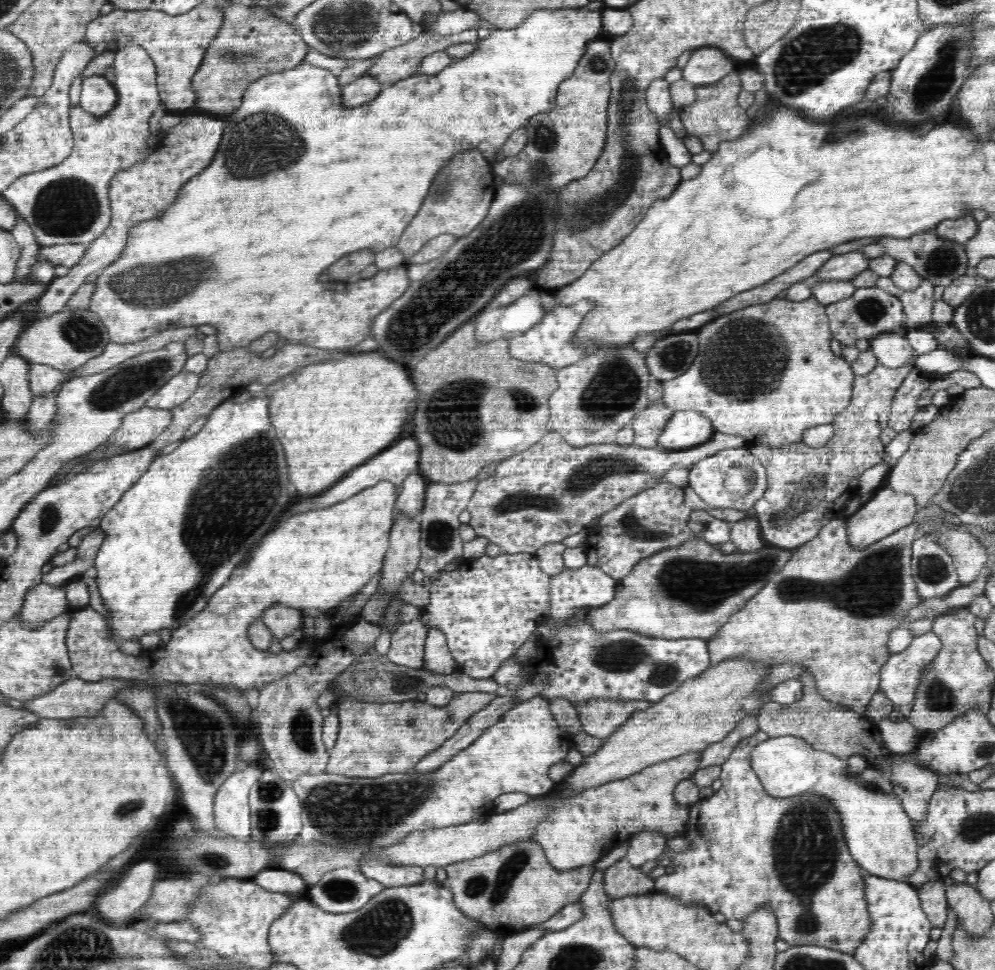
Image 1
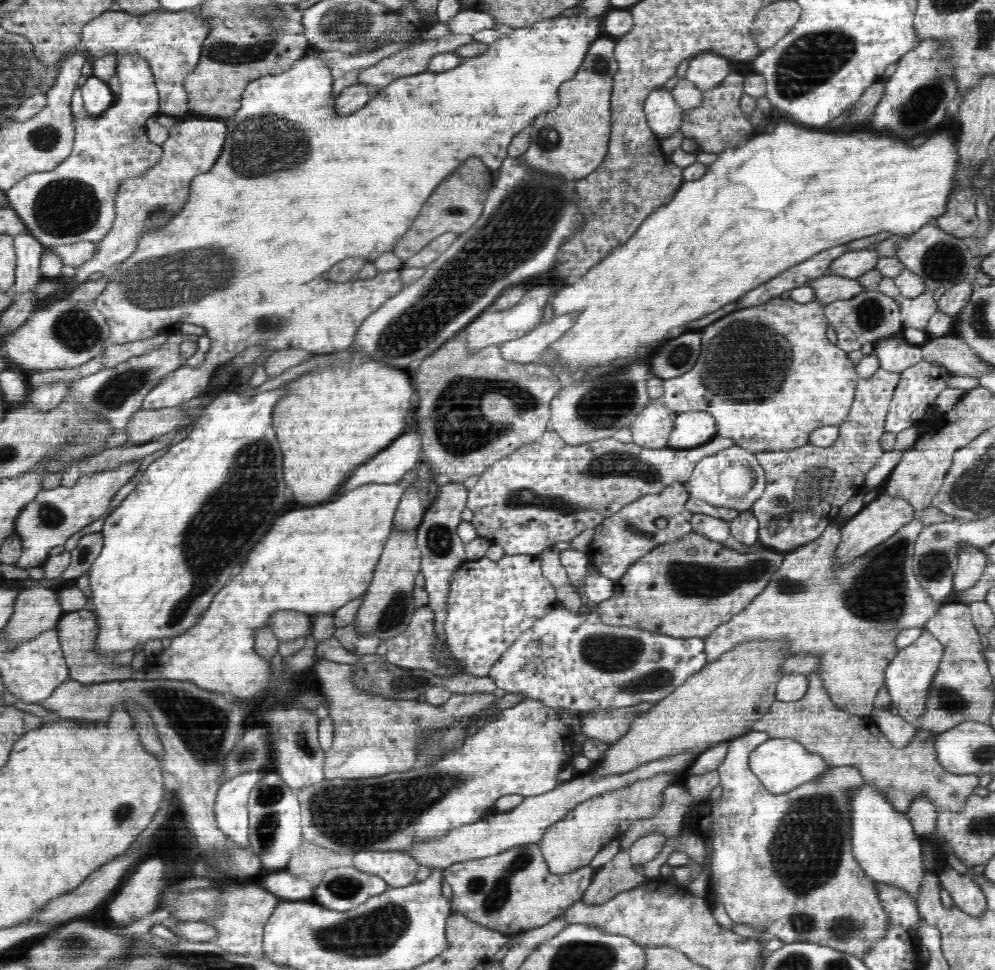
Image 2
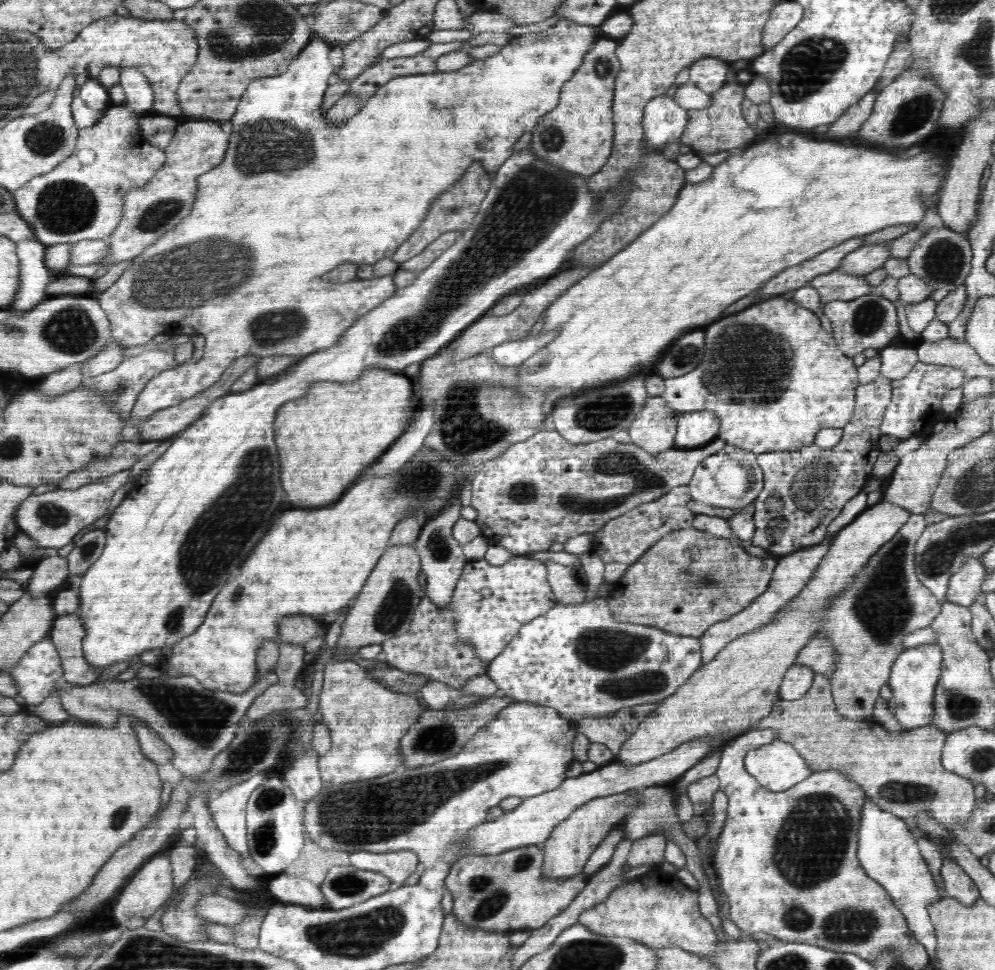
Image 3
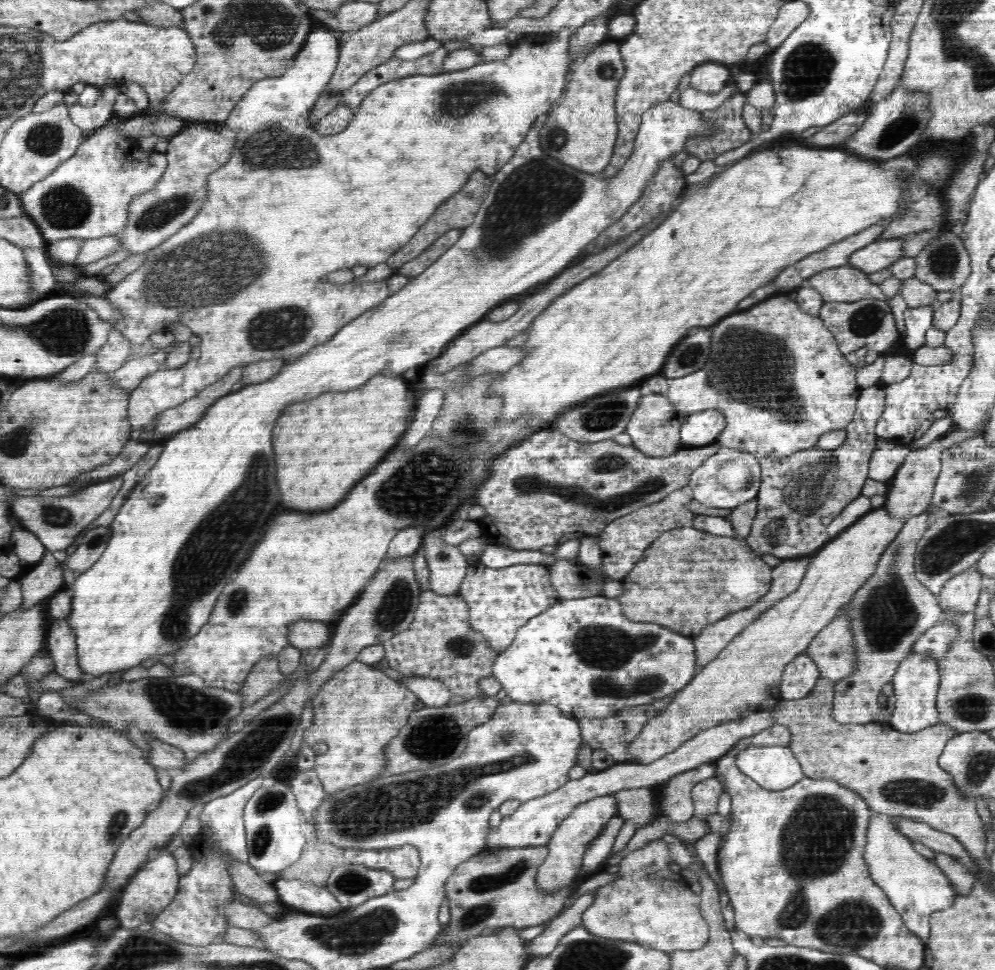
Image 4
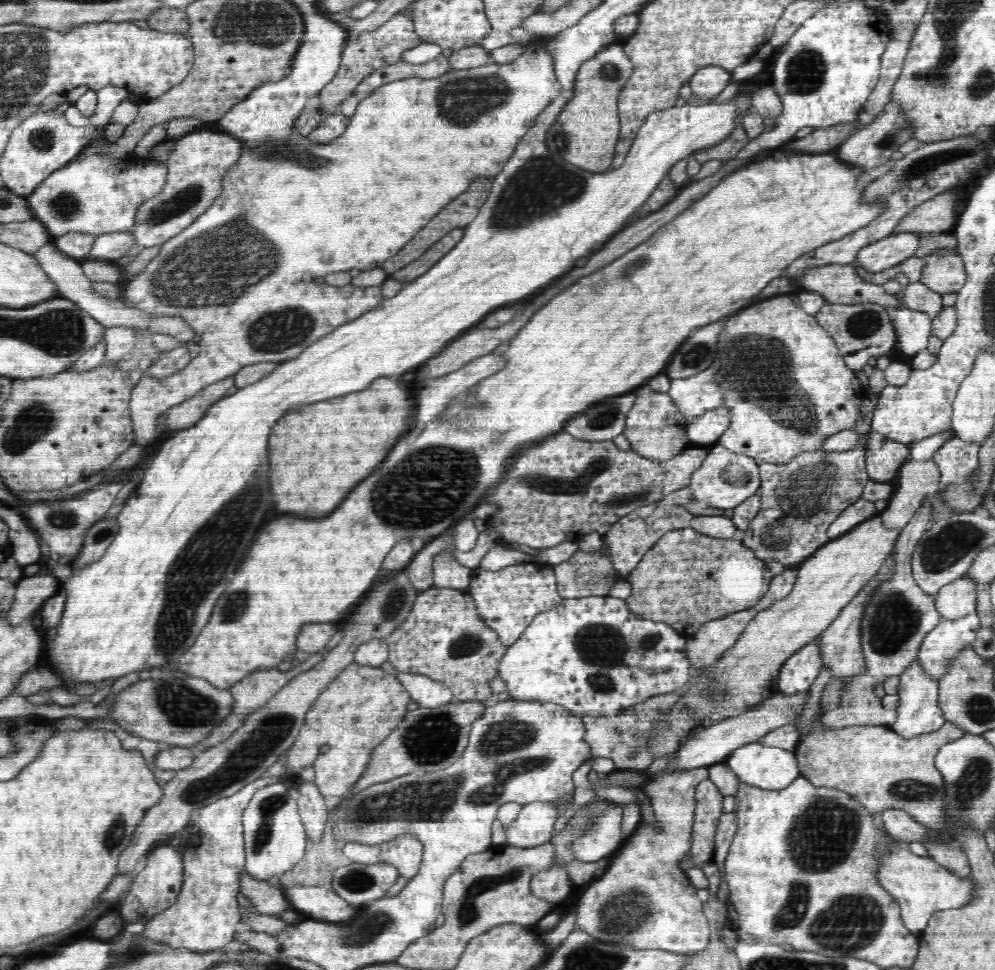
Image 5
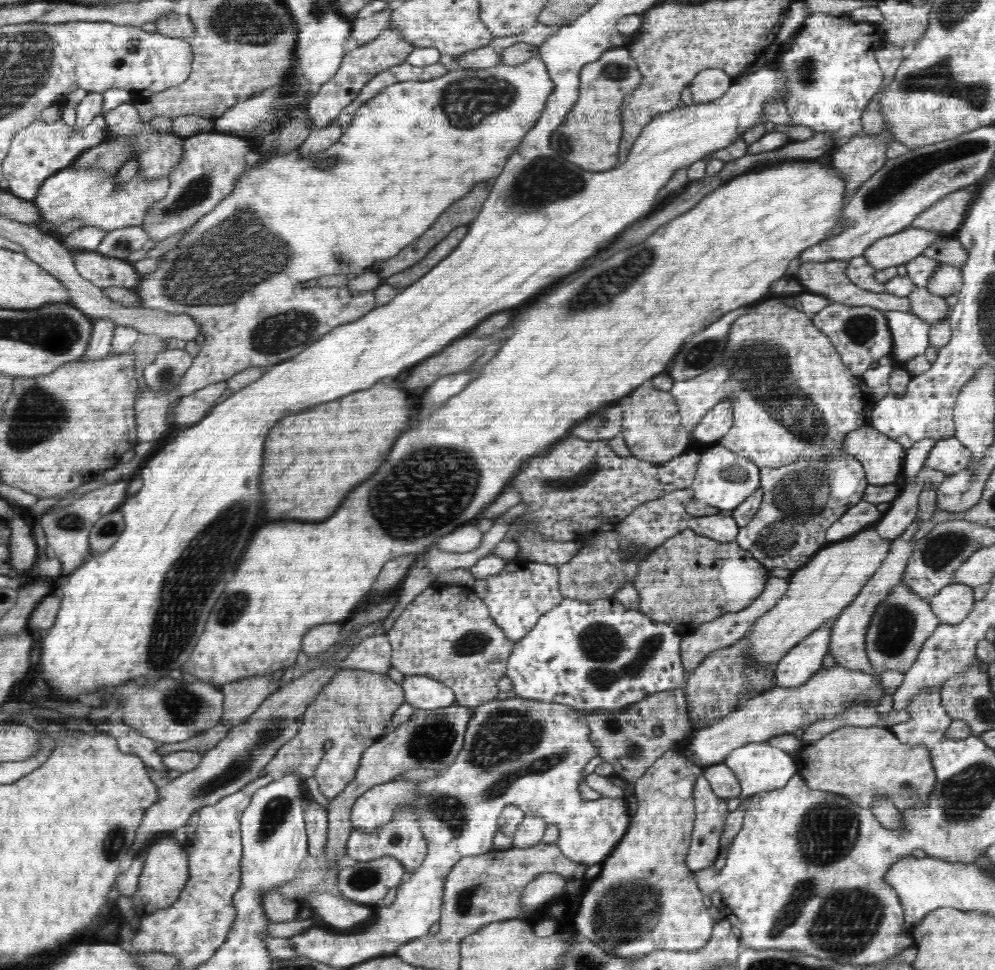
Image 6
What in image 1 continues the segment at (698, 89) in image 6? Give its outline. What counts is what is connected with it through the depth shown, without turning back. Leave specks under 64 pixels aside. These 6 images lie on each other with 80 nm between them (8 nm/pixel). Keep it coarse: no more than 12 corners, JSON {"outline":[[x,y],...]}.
{"outline":[[700,47],[690,55],[682,78],[696,86],[735,72],[727,54]]}

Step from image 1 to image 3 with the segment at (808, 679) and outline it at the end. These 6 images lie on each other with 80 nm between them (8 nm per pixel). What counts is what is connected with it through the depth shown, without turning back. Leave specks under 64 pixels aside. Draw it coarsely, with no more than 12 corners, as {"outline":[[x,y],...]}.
{"outline":[[830,678],[780,699],[776,730],[810,773],[838,771],[878,808],[949,831],[972,781],[941,764],[949,733],[844,719]]}

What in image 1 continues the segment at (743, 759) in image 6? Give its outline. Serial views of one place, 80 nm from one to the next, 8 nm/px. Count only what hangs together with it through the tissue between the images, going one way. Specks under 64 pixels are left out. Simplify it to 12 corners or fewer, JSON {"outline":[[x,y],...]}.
{"outline":[[796,736],[751,768],[776,798],[832,800],[864,873],[908,883],[918,844],[893,783]]}

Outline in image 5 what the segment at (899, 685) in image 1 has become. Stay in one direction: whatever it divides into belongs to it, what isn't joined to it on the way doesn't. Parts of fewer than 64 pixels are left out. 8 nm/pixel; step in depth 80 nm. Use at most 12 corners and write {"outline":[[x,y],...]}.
{"outline":[[914,660],[898,686],[904,739],[936,732],[947,721],[939,681]]}

